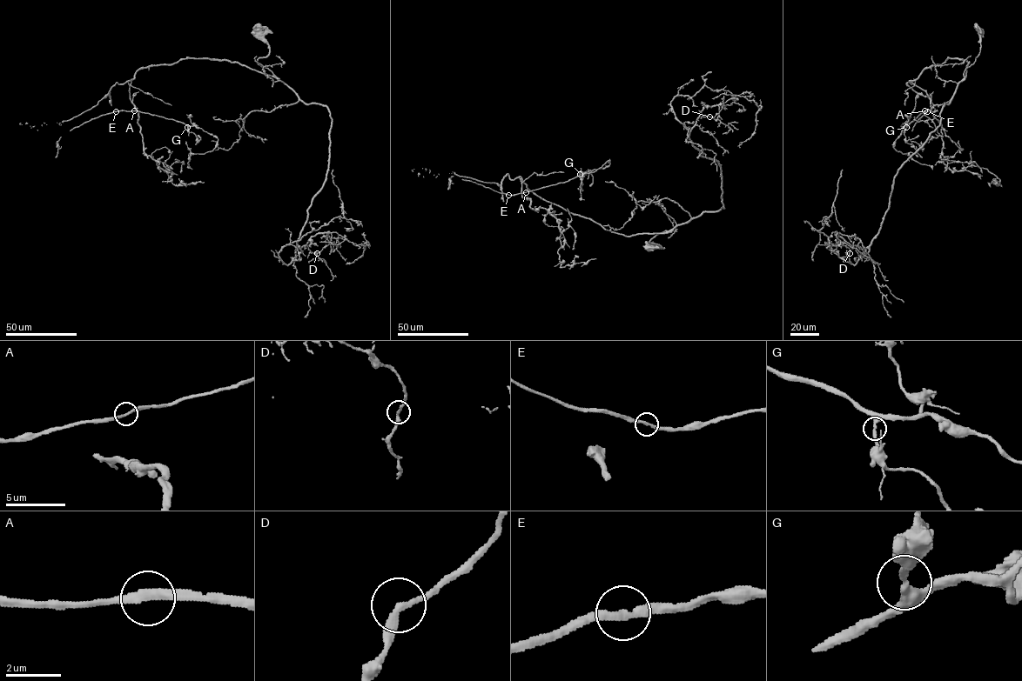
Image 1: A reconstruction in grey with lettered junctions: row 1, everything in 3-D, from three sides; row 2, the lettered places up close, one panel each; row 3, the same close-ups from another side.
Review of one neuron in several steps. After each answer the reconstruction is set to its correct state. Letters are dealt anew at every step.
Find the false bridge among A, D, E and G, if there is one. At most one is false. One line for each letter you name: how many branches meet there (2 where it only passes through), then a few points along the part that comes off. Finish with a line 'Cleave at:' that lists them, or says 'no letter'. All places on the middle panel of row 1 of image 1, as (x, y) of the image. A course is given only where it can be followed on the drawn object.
Cleave at: no letter

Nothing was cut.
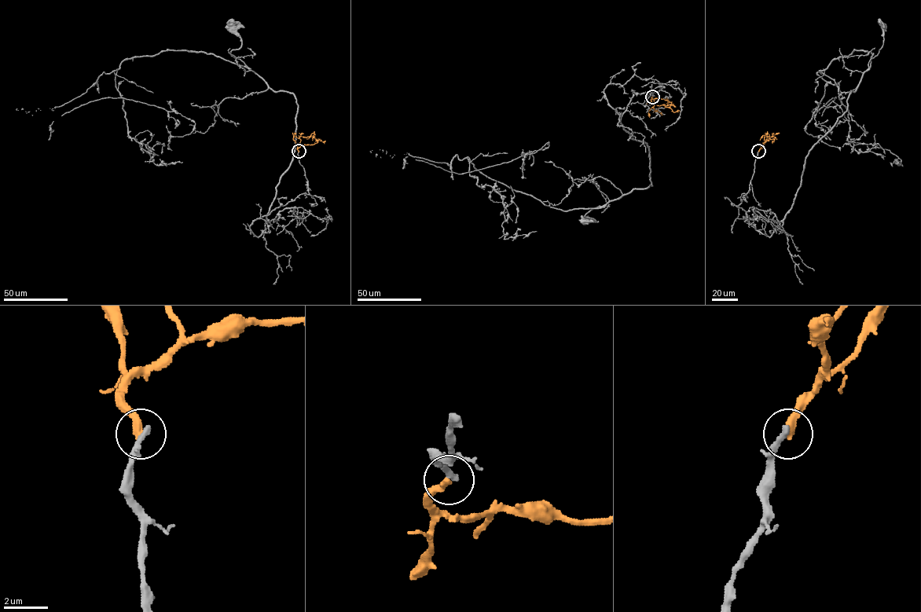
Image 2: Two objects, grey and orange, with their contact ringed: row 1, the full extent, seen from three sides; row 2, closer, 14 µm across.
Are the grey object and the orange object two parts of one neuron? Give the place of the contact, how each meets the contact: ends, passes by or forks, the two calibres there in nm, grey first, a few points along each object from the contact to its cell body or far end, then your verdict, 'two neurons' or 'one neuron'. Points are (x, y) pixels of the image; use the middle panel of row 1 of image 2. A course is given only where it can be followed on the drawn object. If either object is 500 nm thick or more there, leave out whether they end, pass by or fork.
(652, 97) | grey ends | orange ends | 320/360 nm | grey via (652, 97), (662, 83), (636, 75), (603, 89), (648, 146), (651, 185), (585, 222) | orange via (652, 97), (652, 99), (669, 100), (671, 103), (669, 108), (665, 107), (669, 104), (666, 97) | two neurons

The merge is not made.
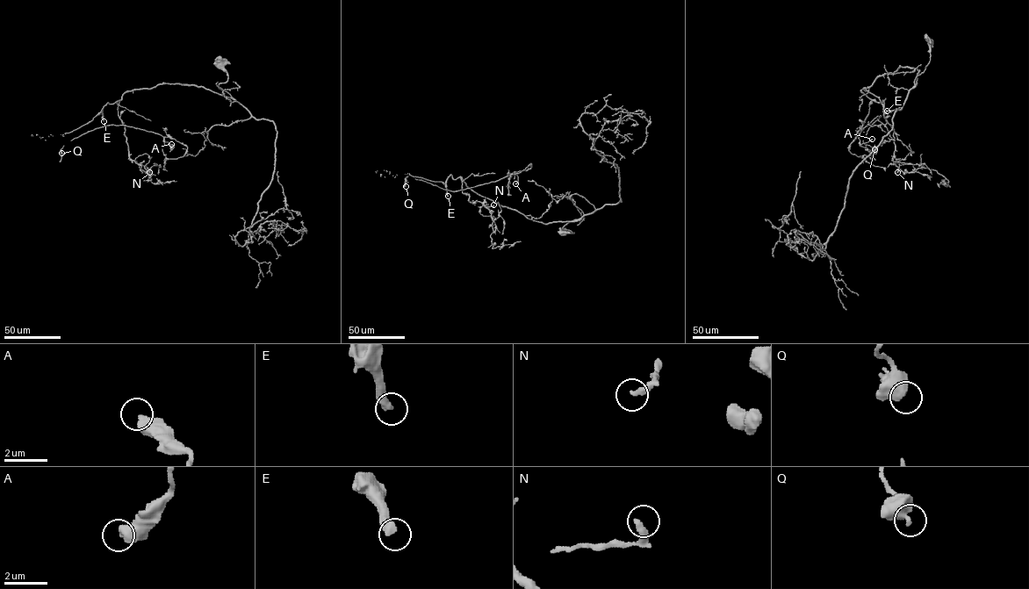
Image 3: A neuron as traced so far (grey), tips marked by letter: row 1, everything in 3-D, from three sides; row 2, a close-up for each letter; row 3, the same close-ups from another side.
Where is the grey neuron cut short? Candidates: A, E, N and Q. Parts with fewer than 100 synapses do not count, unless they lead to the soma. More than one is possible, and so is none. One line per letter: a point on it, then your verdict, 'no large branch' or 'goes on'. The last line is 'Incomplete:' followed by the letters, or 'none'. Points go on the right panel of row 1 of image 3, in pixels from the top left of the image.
A: (872, 139) | no large branch
E: (887, 111) | goes on
N: (897, 172) | no large branch
Q: (874, 149) | no large branch
Incomplete: E

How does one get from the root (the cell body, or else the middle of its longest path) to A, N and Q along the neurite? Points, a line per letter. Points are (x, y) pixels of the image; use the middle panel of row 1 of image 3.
A: (563, 233), (577, 219), (533, 220), (460, 177), (465, 193), (508, 173), (515, 183)
N: (563, 233), (572, 233), (563, 227), (577, 219), (533, 220), (478, 195), (460, 177), (470, 202), (493, 204)
Q: (563, 233), (577, 219), (533, 220), (461, 176), (466, 193), (408, 176), (406, 186)

